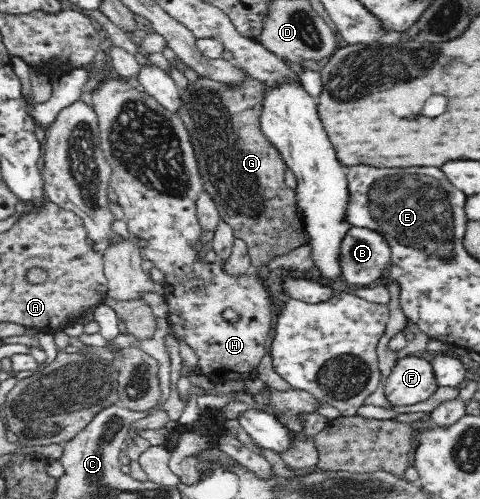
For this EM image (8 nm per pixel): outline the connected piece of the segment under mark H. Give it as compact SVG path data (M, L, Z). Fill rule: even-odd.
M115 70L107 71L106 76L104 76L102 80L98 81L96 88L92 91L91 103L93 109L97 112L100 146L103 155L105 156L105 160L107 160L107 163L111 168L110 178L108 179L110 183L109 187L117 196L117 205L121 207L125 217L127 218L129 232L134 236L145 239L149 242L148 248L145 250L139 249L139 252L142 253L144 260L149 259L150 261L153 261L154 266L159 268L159 270L165 274L165 281L162 286L164 287L164 298L168 303L168 316L166 319L171 326L172 335L178 340L185 340L185 342L187 342L187 344L196 351L199 357L197 371L203 375L207 375L213 381L222 382L226 379L251 379L256 375L261 357L267 353L267 335L269 335L269 331L271 331L271 323L275 323L274 313L277 309L271 309L271 304L269 304L271 303L271 300L269 300L269 296L267 296L267 290L265 290L265 287L259 278L255 279L251 277L255 274L252 273L252 270L243 276L230 277L223 273L223 265L225 264L221 261L217 261L213 264L206 264L203 263L203 260L196 260L198 252L193 252L191 247L196 243L199 235L201 234L201 226L199 226L199 218L197 218L196 202L203 189L201 178L199 177L199 170L197 169L195 154L185 124L182 123L181 118L175 112L163 107L157 99L155 99L151 94L148 94L145 90L140 91L137 87L133 87L133 85L131 85L131 83L129 83L129 81L127 81L123 76L119 76L118 79L113 78L113 76L109 76L115 72ZM237 305L241 305L243 309L238 310ZM227 309L233 309L242 317L237 319L235 322L227 320L227 318L223 316L223 313L225 313Z

